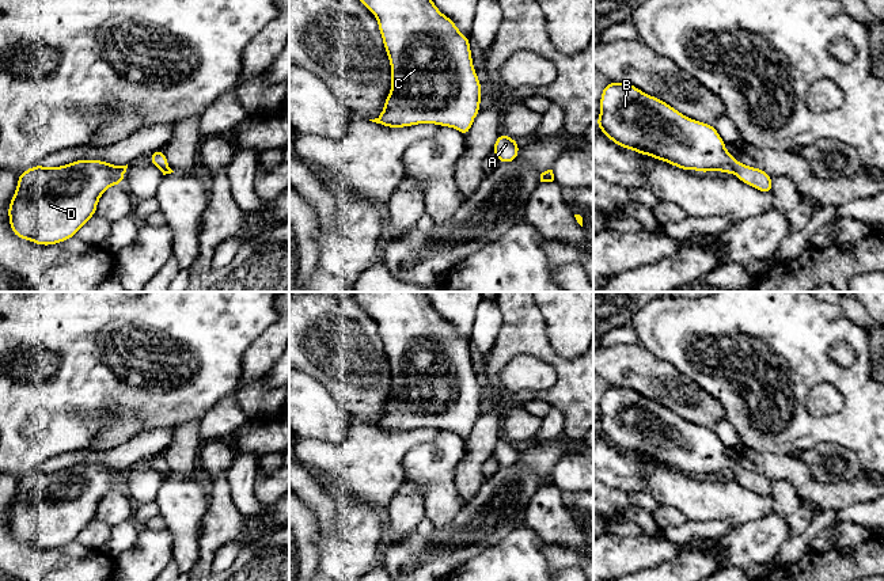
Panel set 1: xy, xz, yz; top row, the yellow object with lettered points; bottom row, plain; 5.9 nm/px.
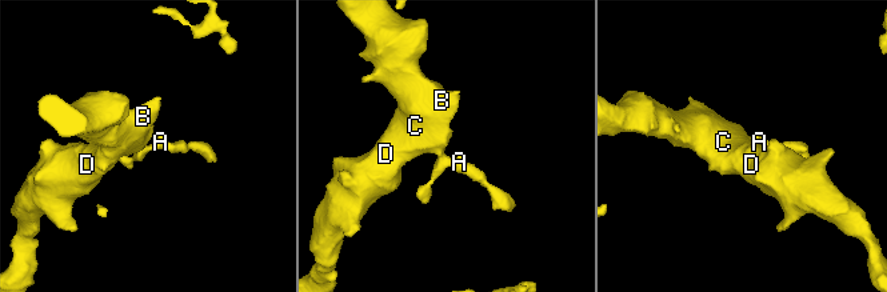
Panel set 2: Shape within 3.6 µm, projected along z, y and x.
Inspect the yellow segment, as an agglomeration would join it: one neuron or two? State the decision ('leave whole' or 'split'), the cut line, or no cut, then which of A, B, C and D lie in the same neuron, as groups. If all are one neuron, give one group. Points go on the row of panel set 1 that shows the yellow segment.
leave whole; no cut; A B C D

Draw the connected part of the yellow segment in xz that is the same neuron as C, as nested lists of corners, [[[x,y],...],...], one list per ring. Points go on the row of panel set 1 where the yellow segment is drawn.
[[[360,0],[377,19],[384,49],[391,65],[391,91],[382,114],[369,119],[387,128],[435,124],[468,134],[479,113],[481,81],[473,65],[470,38],[463,35],[451,18],[443,15],[433,0]]]

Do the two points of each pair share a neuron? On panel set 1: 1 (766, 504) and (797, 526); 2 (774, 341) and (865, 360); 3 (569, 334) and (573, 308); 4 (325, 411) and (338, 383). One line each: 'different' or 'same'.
1: different
2: same
3: same
4: different

